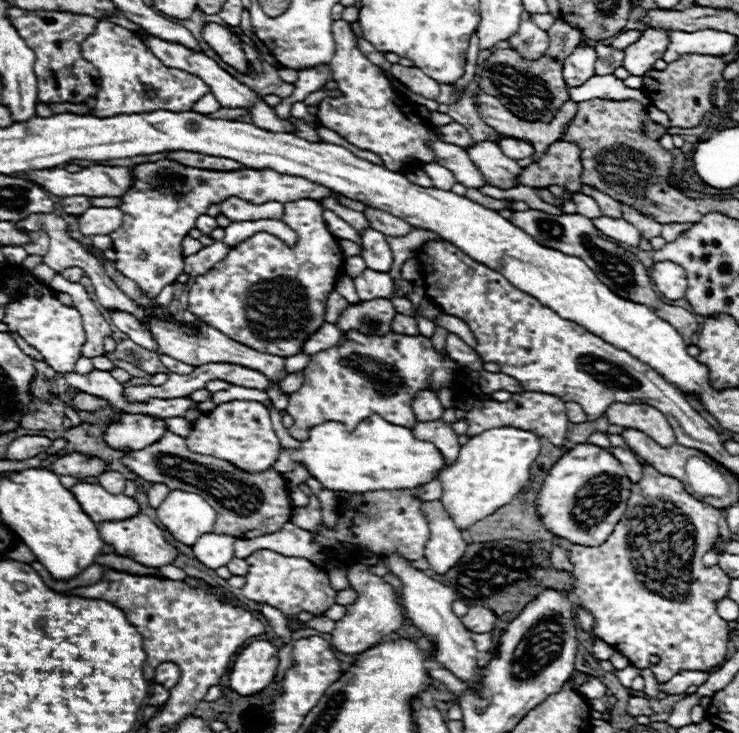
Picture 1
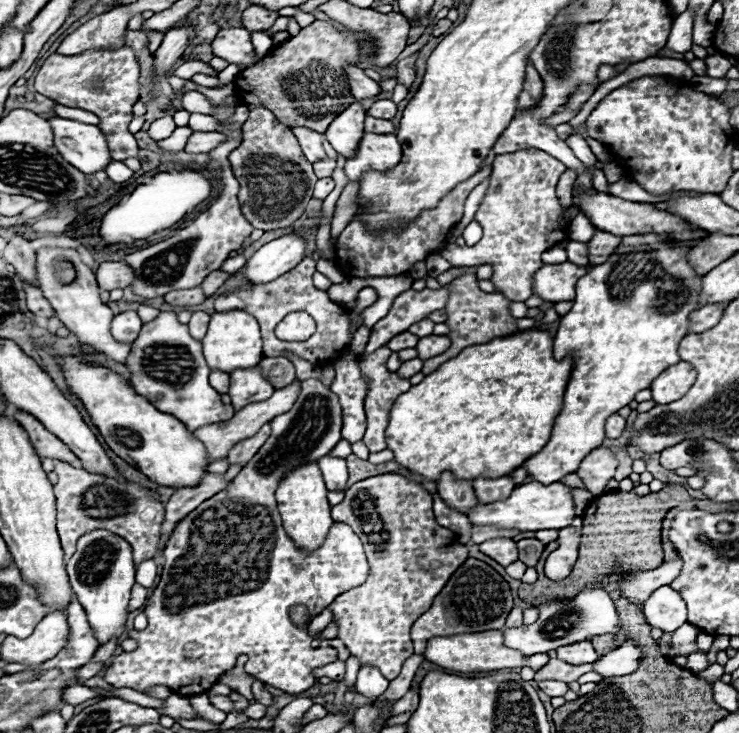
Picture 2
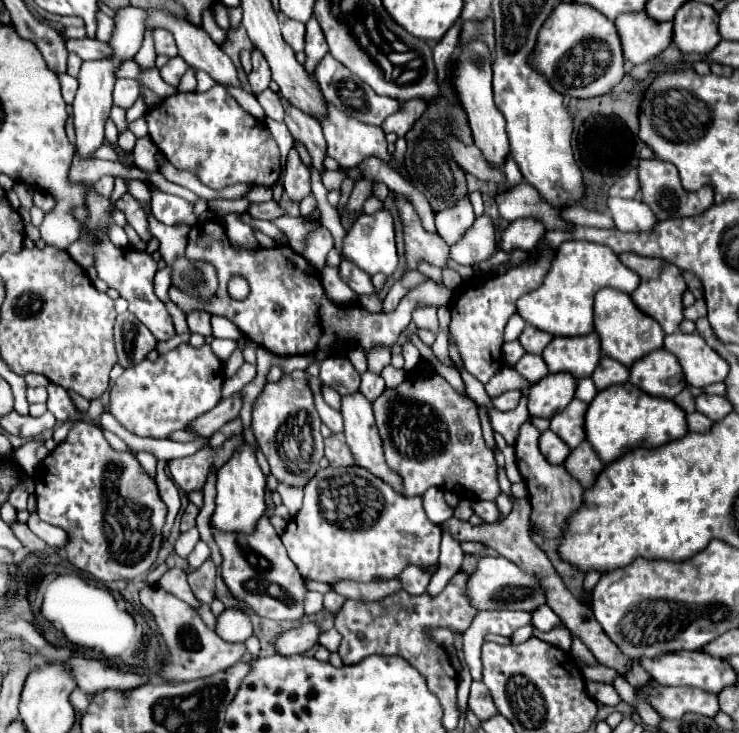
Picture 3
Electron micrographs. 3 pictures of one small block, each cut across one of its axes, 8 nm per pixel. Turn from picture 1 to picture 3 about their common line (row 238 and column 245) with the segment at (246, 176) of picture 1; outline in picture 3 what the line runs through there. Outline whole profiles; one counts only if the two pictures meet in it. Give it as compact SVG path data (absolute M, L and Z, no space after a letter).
M216 84L212 90L204 94L178 92L166 98L158 108L146 112L146 120L150 138L164 154L164 158L178 170L196 170L200 180L214 190L222 190L238 182L254 186L274 186L280 178L280 150L270 130L264 122L252 118L220 84Z

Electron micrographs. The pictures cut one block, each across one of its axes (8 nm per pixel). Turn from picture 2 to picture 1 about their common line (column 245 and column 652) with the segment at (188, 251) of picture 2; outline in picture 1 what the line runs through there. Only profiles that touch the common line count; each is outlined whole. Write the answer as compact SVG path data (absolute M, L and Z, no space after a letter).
M622 204L622 216L624 216L628 222L632 222L646 240L652 240L652 238L656 238L656 236L662 234L662 224L660 224L660 222L656 222L656 220L650 218L650 216L640 214L636 208L632 208L632 206L628 206L628 204Z

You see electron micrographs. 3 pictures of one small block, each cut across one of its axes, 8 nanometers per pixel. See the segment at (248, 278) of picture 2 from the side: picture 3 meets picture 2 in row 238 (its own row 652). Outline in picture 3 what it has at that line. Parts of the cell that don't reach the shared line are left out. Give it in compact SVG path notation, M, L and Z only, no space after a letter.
M304 622L298 628L290 628L286 632L280 632L274 638L274 650L278 656L304 654L306 650L310 650L318 642L318 636L320 636L318 624Z

